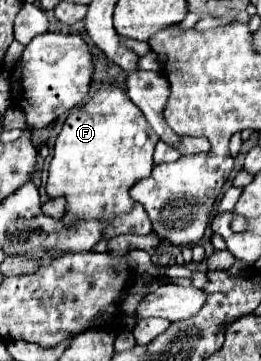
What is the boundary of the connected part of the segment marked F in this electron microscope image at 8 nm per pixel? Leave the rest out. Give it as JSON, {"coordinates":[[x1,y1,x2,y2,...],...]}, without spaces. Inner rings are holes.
{"coordinates":[[102,84,92,100,82,104,74,114,68,114,54,144,46,182,50,198,66,196,66,224,72,226,76,220,90,218,110,220,104,240,118,234,150,234,152,226,148,214,142,204,130,198,128,190,134,182,150,176,158,140,126,90,114,84]]}

